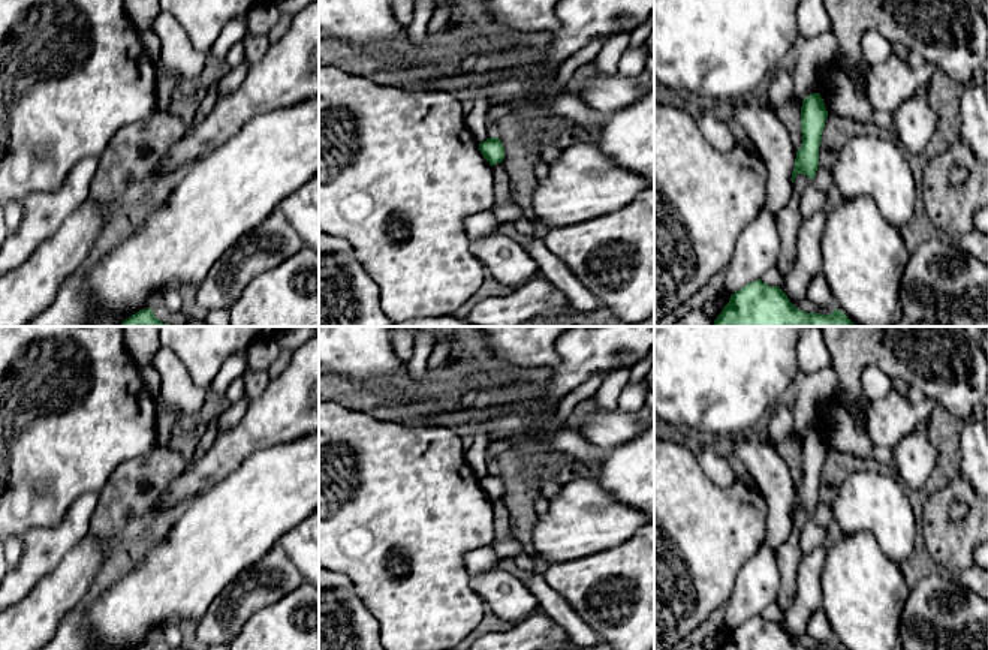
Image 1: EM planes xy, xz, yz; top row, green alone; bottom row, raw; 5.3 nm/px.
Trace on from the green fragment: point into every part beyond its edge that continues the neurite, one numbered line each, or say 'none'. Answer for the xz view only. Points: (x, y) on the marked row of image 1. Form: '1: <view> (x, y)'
none

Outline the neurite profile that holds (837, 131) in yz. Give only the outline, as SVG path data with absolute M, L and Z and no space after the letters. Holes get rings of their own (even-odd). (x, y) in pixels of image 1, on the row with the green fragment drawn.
M828 115L819 147L819 168L831 171L846 142L855 136L888 138L891 133L891 130L877 126L873 120L858 123L849 117Z

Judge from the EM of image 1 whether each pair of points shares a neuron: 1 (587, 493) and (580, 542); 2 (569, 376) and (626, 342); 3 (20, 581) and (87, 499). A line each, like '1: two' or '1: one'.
1: one
2: one
3: one

